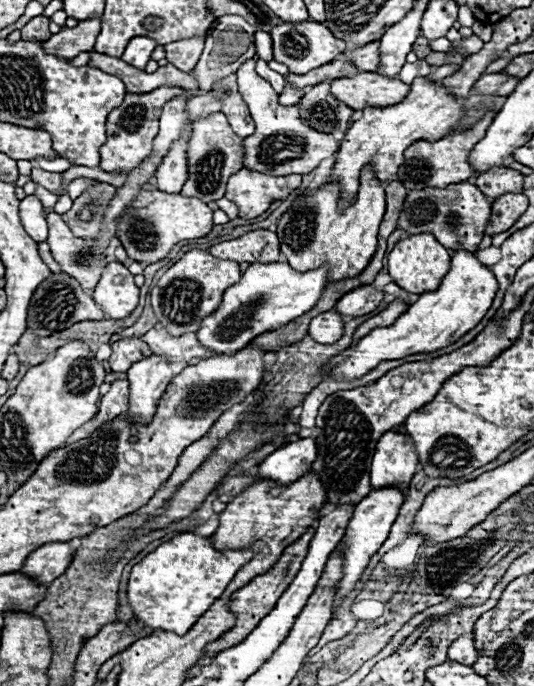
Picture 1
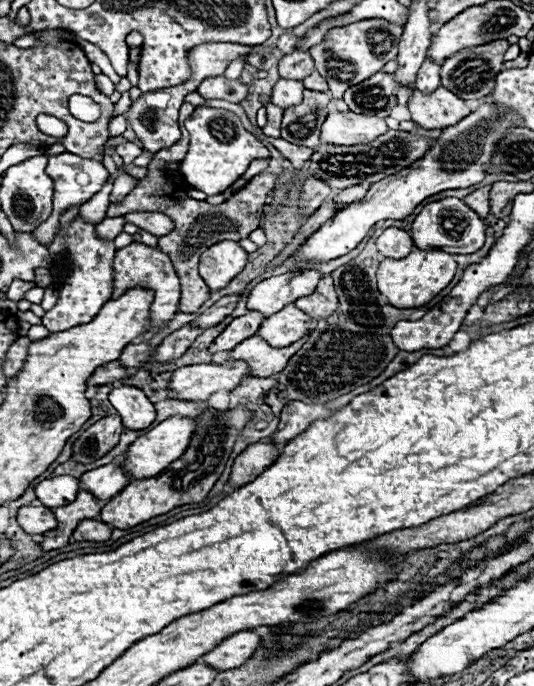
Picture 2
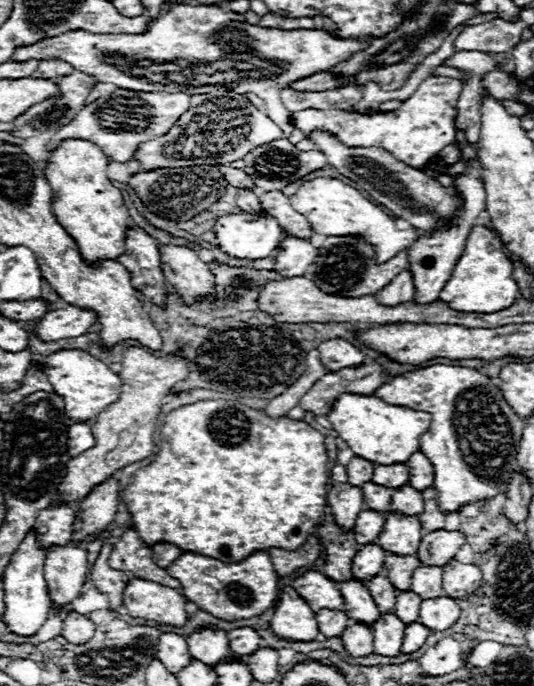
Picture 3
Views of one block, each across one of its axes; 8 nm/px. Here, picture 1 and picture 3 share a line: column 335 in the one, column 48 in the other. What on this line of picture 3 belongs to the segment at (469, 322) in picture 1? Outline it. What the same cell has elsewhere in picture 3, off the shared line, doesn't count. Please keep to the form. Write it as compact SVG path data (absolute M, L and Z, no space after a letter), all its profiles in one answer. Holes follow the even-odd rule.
M60 350L46 358L44 372L54 386L54 392L64 398L66 416L72 416L74 422L88 422L94 420L104 408L114 404L120 396L120 376L114 374L104 362L92 358L88 352L82 350Z

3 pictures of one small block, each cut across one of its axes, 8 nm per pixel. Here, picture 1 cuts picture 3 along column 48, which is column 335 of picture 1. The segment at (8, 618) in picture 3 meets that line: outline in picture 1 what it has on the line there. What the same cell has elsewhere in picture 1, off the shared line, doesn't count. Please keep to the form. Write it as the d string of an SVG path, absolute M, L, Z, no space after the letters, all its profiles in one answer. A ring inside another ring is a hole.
M390 486L390 488L376 488L372 490L362 502L356 504L356 510L354 510L354 516L346 528L346 536L342 538L342 548L344 548L344 578L340 580L338 584L338 592L336 592L336 598L334 598L334 610L340 602L342 596L346 596L354 584L360 580L364 568L366 568L366 562L370 560L370 556L374 552L378 552L378 548L384 544L396 516L398 516L398 508L404 504L404 492L402 488L398 486Z

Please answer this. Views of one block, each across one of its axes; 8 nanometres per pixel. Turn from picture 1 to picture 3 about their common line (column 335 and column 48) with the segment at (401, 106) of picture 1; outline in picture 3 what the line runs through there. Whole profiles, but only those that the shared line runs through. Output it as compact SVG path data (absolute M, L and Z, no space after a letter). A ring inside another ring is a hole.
M64 140L52 154L46 166L46 180L54 190L54 214L58 222L74 236L78 250L86 264L100 264L102 260L118 260L126 252L126 228L130 228L132 218L124 206L122 194L112 186L106 176L108 160L100 146L86 140Z

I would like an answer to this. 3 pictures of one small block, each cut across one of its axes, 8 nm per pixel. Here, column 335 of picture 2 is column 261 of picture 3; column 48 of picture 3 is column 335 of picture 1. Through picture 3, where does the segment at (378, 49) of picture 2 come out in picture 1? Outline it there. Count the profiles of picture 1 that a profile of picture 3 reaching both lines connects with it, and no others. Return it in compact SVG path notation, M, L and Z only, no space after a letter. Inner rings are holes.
M302 22L302 24L280 24L272 28L272 40L274 40L274 60L286 64L292 74L306 74L314 68L320 68L322 64L332 62L338 54L346 50L346 44L342 40L334 38L332 32L322 26L320 22Z

